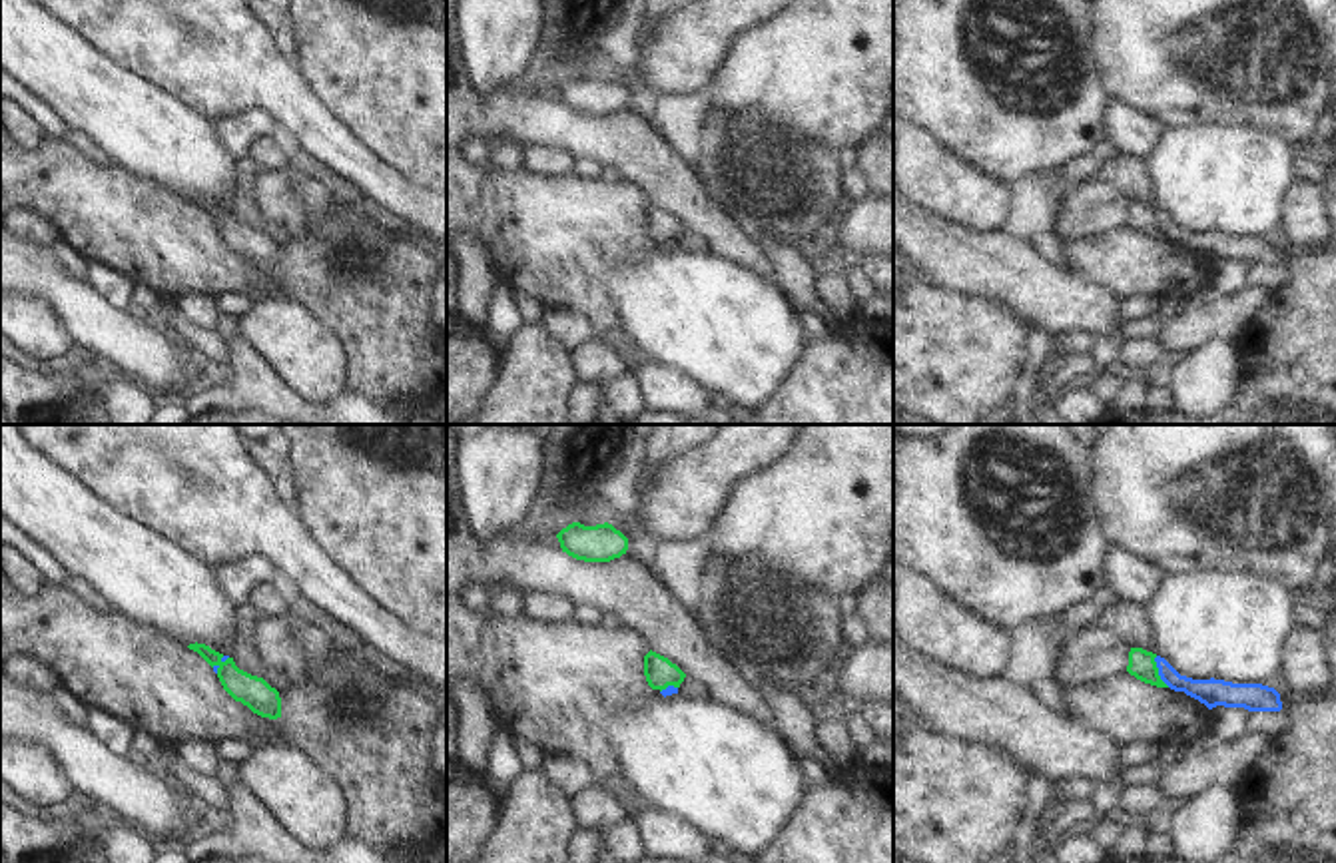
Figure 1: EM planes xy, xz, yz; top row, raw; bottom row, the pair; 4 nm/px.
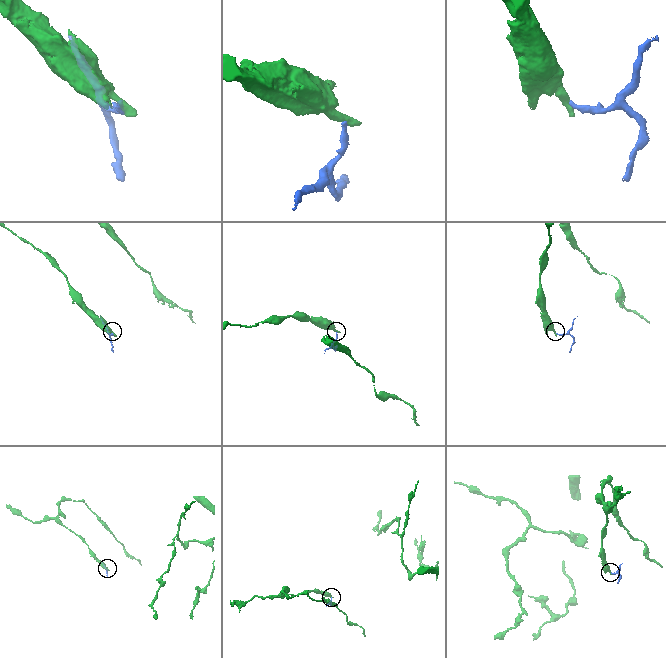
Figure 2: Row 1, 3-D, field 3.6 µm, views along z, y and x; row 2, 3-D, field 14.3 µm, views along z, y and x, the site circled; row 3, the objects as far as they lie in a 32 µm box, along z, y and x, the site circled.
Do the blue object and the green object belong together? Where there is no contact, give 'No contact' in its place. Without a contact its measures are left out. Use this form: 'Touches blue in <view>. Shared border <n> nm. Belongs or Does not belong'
Touches blue in yz. Shared border 140 nm. Does not belong

